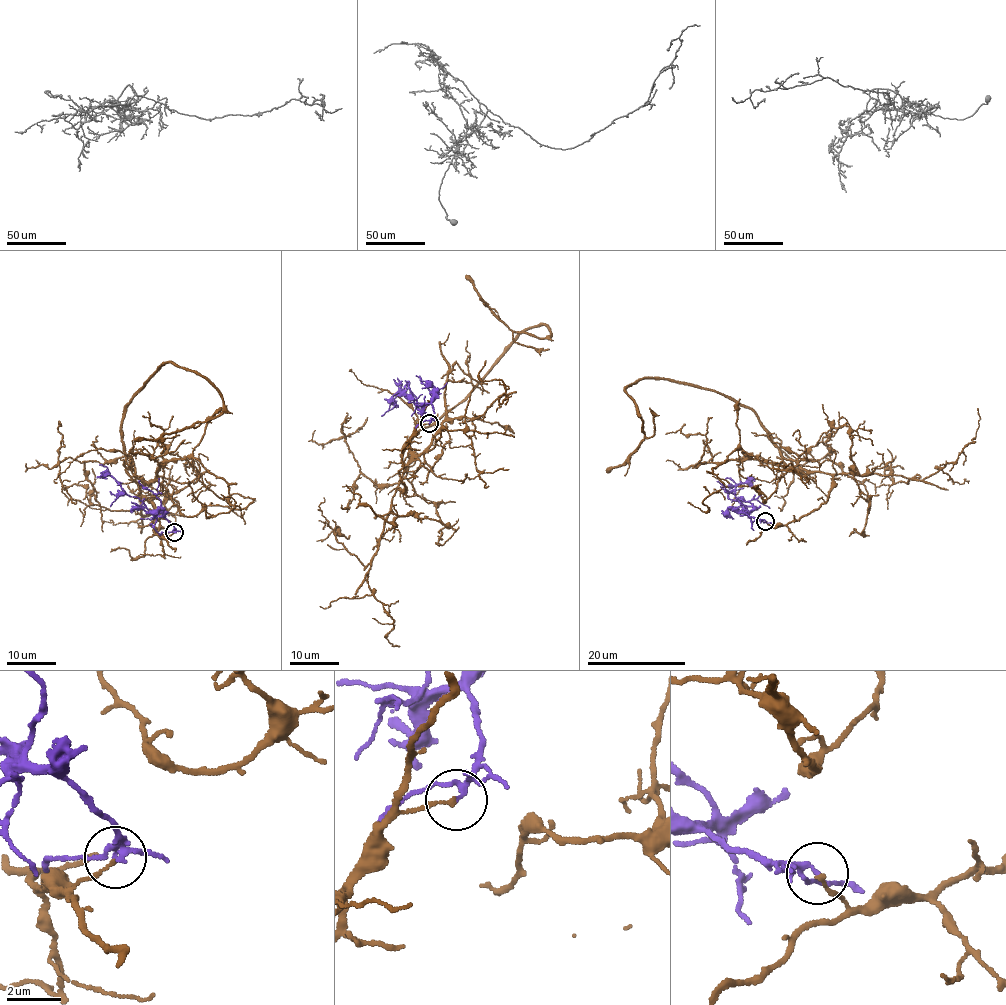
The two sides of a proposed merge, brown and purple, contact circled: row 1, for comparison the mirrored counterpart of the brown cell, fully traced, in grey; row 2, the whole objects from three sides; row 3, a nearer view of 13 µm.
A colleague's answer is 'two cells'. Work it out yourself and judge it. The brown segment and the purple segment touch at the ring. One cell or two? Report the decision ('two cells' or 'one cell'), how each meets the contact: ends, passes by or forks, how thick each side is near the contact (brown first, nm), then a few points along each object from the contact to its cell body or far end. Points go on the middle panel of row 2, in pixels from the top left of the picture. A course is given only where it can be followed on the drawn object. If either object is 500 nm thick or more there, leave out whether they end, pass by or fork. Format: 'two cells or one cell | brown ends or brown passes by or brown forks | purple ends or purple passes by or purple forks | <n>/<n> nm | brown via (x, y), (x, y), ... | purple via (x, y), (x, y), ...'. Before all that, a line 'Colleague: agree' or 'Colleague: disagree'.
Colleague: agree
two cells | brown ends | purple forks | 140/120 nm | brown via (429, 423), (403, 455), (400, 491), (404, 445), (520, 332), (545, 324), (551, 335), (514, 332), (466, 275) | purple via (429, 423), (433, 408), (430, 403), (423, 410), (417, 407), (407, 381), (393, 398), (395, 408)

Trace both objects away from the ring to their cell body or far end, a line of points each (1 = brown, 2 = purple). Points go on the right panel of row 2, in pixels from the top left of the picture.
1: (765, 521), (816, 510), (834, 479), (787, 460), (759, 417), (712, 389), (628, 384), (645, 434), (606, 472)
2: (765, 521), (745, 514), (753, 508), (752, 504), (728, 497), (738, 485), (755, 479)

